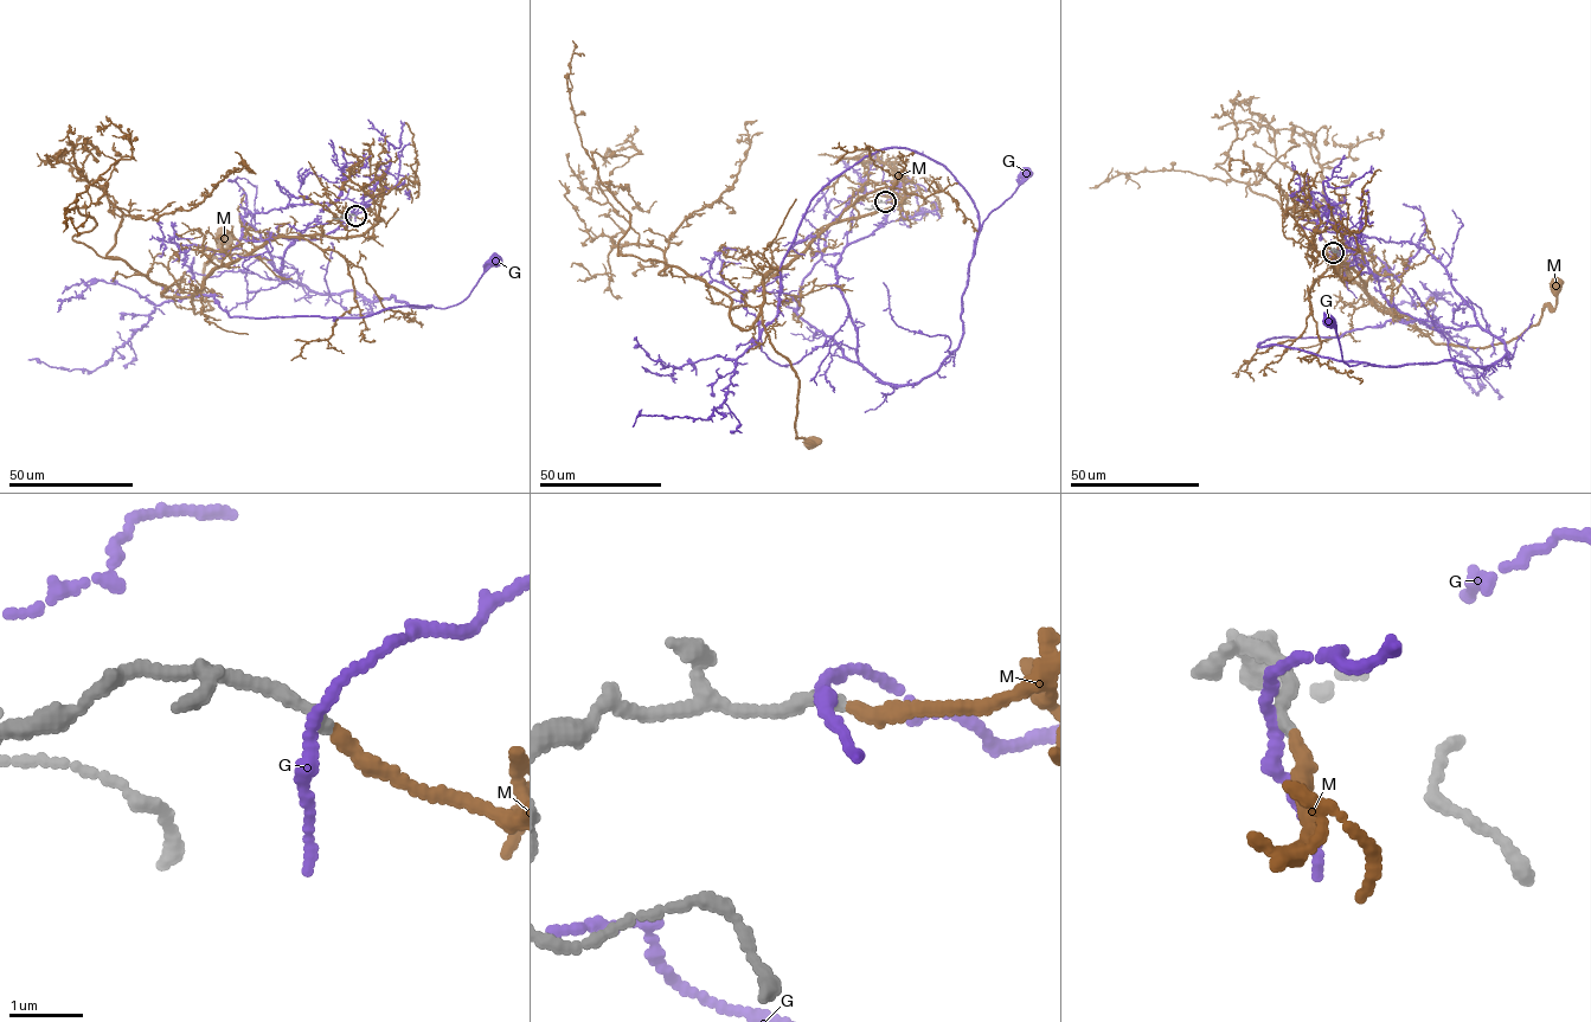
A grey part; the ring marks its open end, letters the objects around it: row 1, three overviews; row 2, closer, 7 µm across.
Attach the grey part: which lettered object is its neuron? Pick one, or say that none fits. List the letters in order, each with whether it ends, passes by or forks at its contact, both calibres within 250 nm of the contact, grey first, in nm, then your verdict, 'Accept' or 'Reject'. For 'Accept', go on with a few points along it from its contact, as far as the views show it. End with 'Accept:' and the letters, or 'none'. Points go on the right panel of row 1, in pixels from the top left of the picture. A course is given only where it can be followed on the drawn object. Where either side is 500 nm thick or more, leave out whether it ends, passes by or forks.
G: It passes by. Thickness 180 nm (grey) against 150 nm. Reject
M: It ends there. Thickness 170 nm (grey) against 190 nm. Accept. Its course: (1333, 251), (1335, 272), (1347, 263), (1374, 303), (1435, 344), (1509, 342), (1556, 308), (1556, 285)
Accept: M

